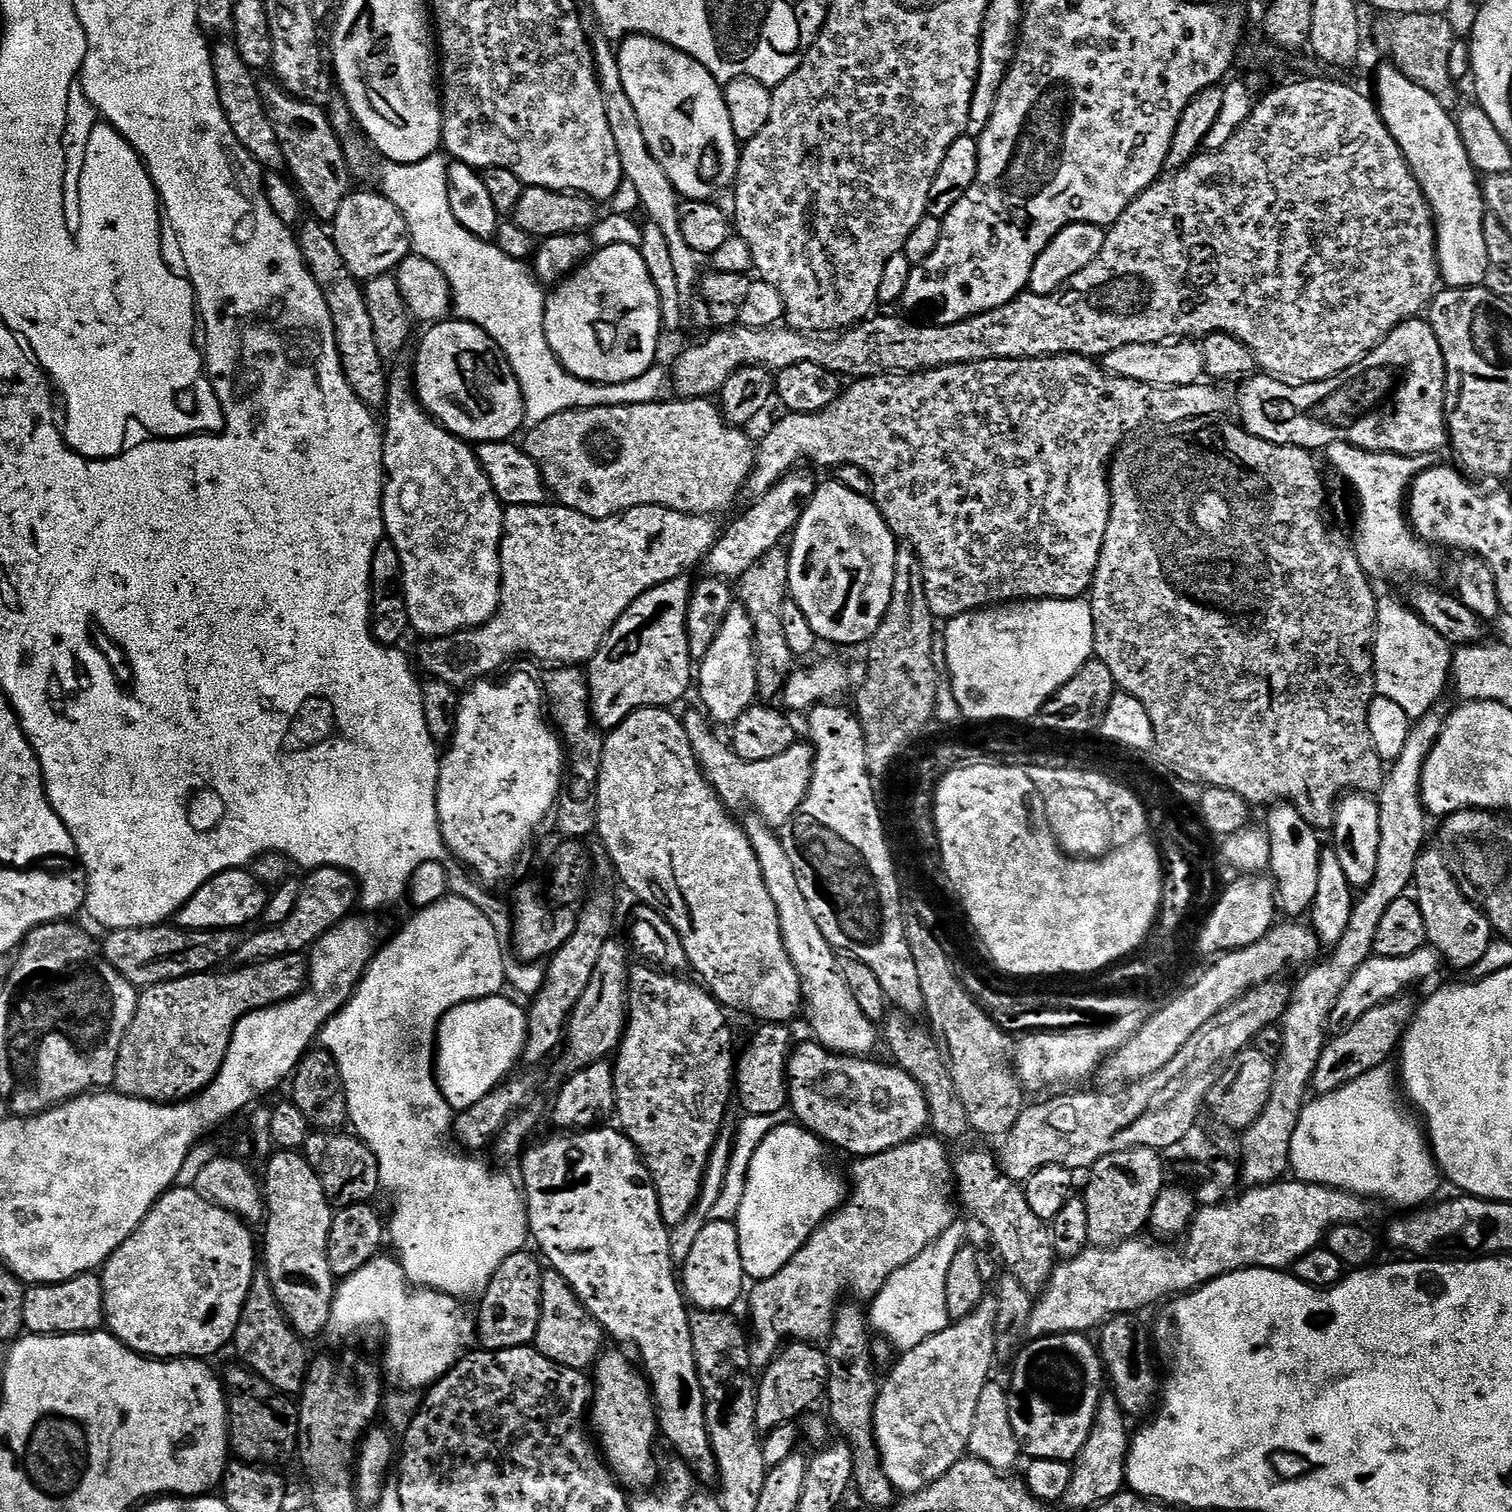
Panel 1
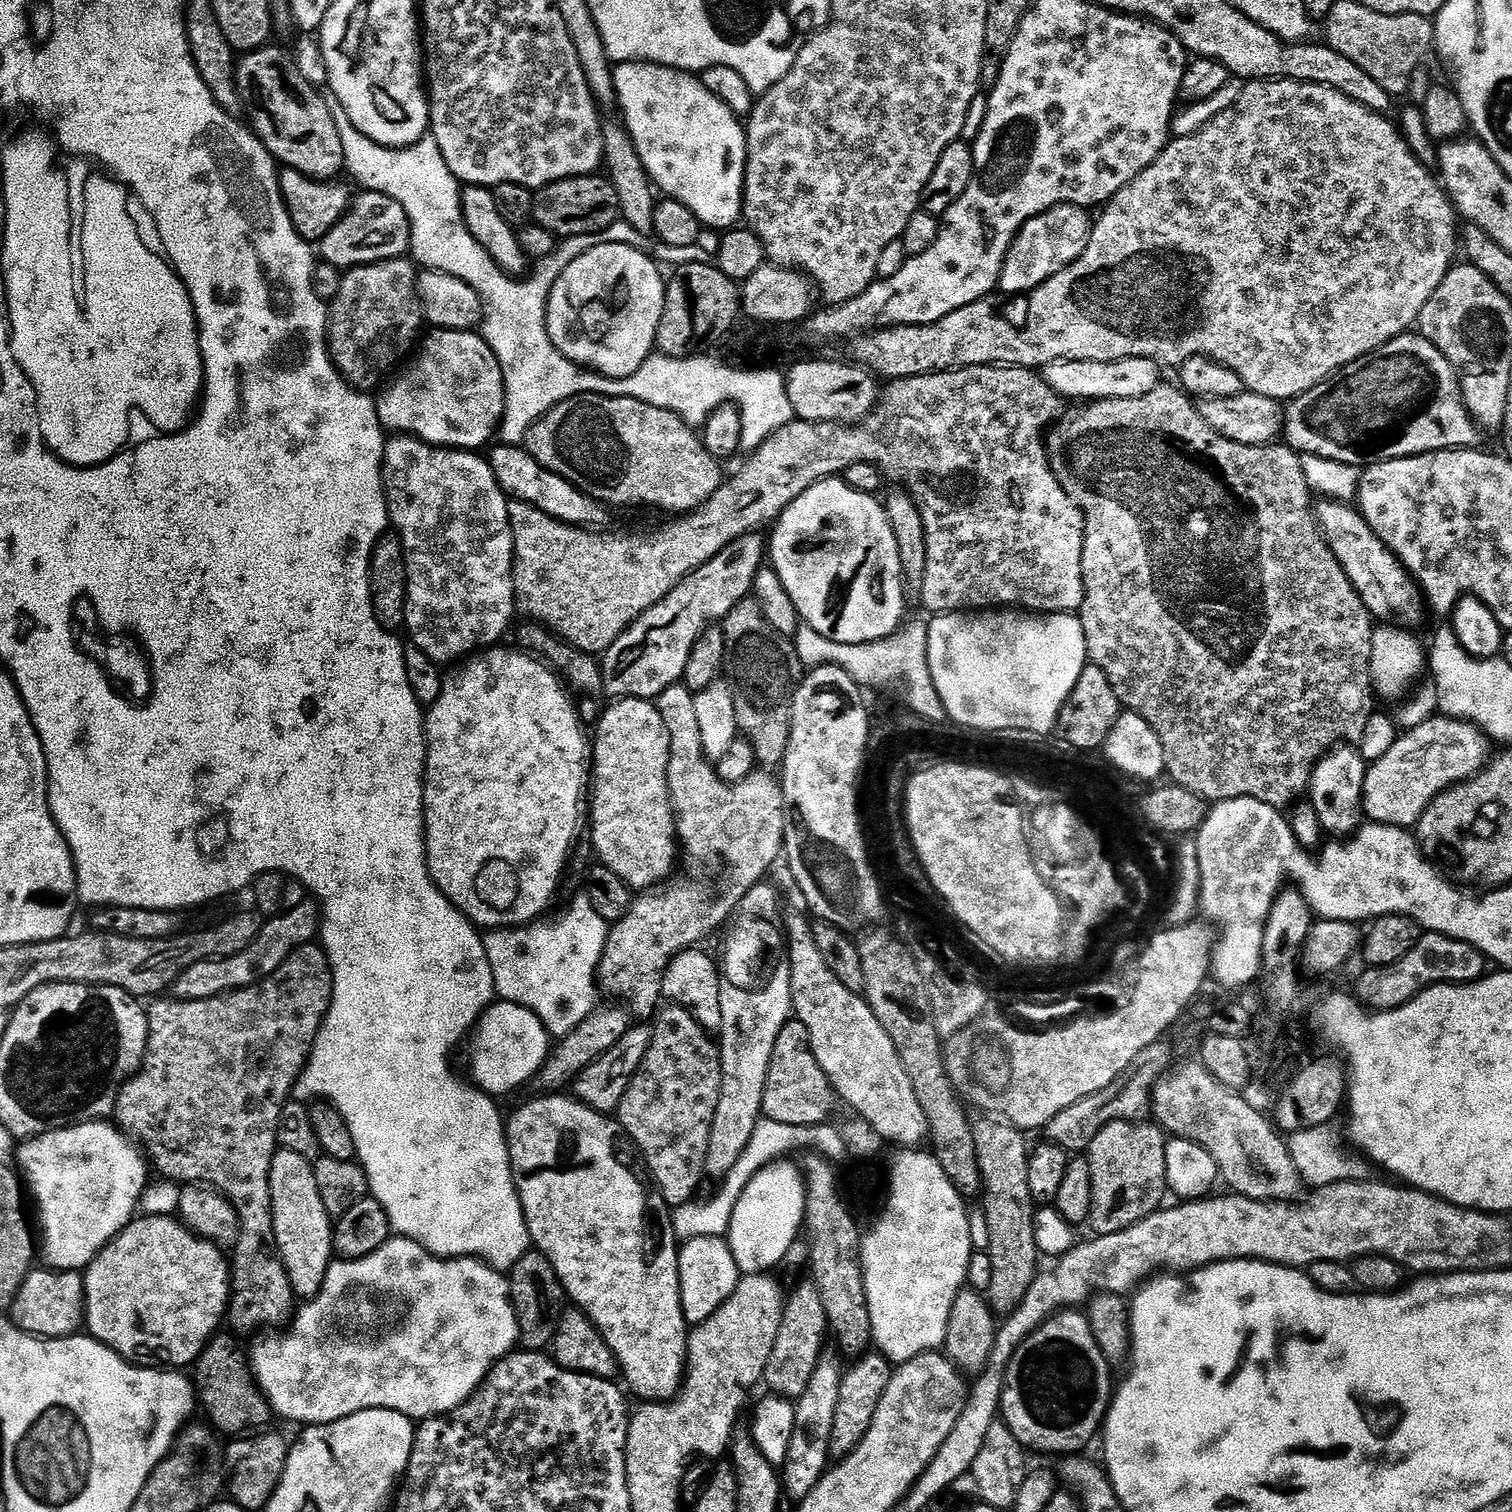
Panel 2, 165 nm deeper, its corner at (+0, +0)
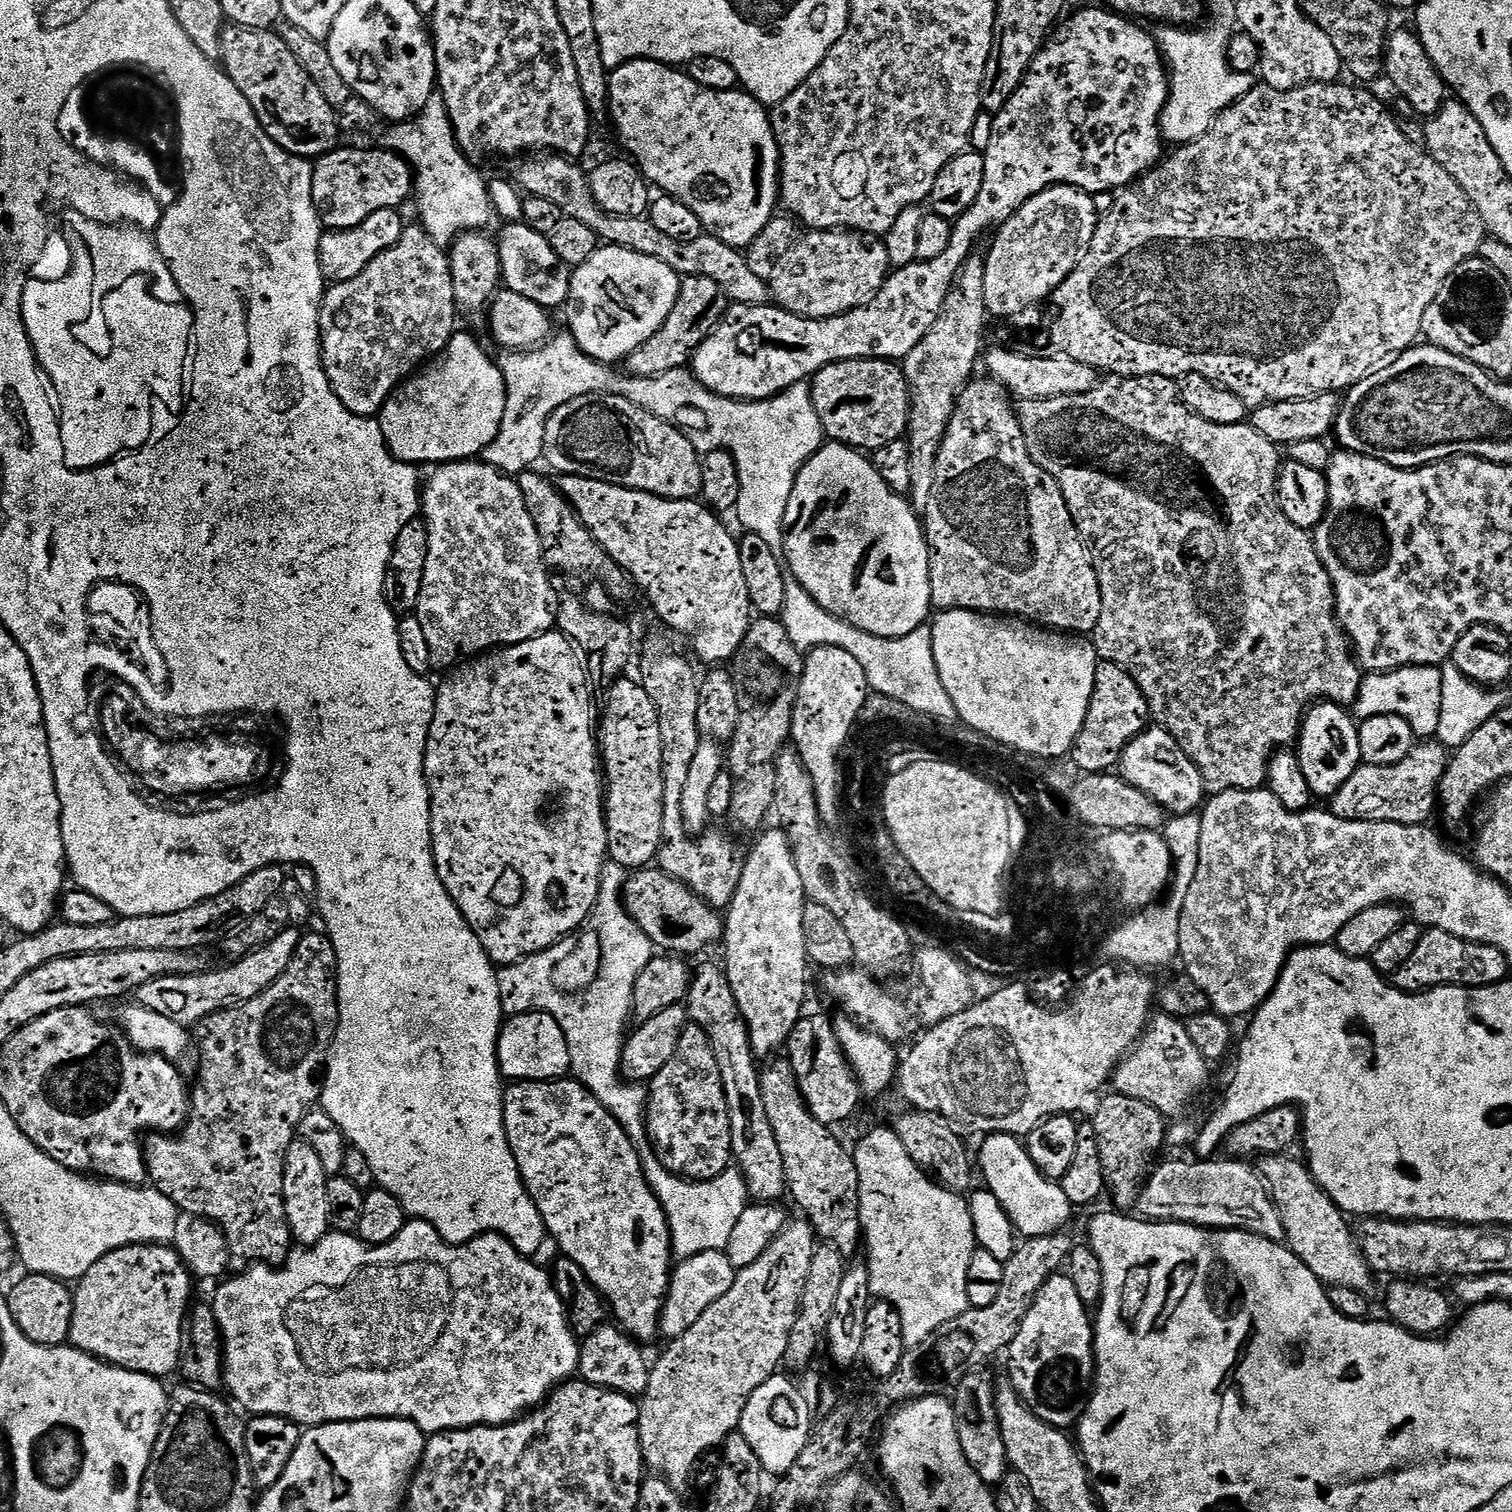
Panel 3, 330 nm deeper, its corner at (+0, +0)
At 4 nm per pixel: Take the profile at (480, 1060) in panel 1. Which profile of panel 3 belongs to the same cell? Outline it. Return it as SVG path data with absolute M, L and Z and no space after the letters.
M524 1012L503 1021L496 1042L496 1062L505 1081L558 1080L569 1075L572 1063L562 1028L550 1014Z

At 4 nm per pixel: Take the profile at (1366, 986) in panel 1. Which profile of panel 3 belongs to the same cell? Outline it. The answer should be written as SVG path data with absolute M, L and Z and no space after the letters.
M1429 928L1418 942L1418 950L1397 972L1391 973L1390 980L1402 992L1426 992L1429 988L1489 988L1509 979L1510 965L1498 950L1489 944L1479 944L1446 934L1446 930Z

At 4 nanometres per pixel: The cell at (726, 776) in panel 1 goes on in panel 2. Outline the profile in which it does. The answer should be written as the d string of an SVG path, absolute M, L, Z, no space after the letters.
M681 682L671 684L663 696L657 696L654 701L670 734L668 794L672 798L672 811L676 813L678 864L684 869L681 872L679 869L656 887L637 895L627 914L611 925L598 973L599 983L603 987L605 984L608 988L617 988L624 996L632 996L631 1007L644 1016L657 1015L656 1003L662 1000L660 987L664 981L664 972L676 955L685 952L687 948L703 945L703 940L711 932L718 931L720 924L721 928L727 925L742 901L751 896L752 889L767 877L764 875L775 866L776 859L779 856L781 859L785 851L784 833L790 827L790 812L784 802L784 789L781 781L772 777L775 775L757 770L741 784L722 782L713 762L708 760L703 750L695 700L694 693L687 684Z

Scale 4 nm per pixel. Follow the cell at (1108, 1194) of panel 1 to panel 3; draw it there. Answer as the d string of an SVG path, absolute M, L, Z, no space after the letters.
M1111 1094L1096 1108L1096 1113L1090 1116L1090 1122L1094 1126L1094 1134L1098 1144L1098 1154L1102 1160L1102 1170L1104 1171L1104 1183L1107 1195L1112 1195L1112 1200L1117 1209L1132 1210L1136 1207L1136 1200L1140 1197L1140 1189L1144 1186L1144 1181L1150 1175L1150 1169L1157 1159L1156 1151L1166 1142L1166 1117L1154 1106L1142 1102L1138 1098L1126 1098L1119 1094Z

